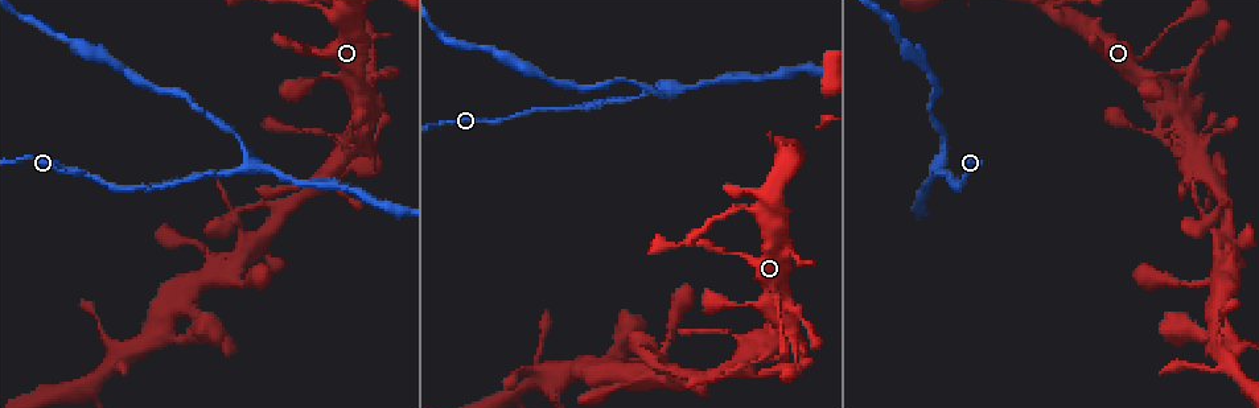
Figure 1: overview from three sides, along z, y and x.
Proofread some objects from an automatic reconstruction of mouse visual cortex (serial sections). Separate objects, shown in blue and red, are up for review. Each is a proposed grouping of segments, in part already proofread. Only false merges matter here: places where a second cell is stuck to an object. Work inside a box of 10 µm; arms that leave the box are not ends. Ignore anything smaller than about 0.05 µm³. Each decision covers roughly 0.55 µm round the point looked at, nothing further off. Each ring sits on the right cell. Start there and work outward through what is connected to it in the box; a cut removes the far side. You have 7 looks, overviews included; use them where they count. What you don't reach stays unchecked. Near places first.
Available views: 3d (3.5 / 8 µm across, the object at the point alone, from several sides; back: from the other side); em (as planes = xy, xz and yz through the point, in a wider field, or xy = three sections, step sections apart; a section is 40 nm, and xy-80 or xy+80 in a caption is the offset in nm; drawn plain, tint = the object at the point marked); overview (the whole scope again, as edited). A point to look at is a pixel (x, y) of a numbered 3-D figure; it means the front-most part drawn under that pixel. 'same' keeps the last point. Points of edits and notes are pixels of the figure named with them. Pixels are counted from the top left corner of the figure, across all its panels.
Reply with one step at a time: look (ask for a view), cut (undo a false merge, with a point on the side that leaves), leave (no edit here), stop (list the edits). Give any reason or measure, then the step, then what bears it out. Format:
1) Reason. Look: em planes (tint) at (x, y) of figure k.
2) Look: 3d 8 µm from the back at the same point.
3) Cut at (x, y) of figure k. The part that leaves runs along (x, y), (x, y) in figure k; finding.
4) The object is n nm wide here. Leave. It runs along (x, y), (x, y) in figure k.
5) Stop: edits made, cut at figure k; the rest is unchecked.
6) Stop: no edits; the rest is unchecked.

A fork. Look: 3d 3.5 µm at (669, 88) of figure 1.

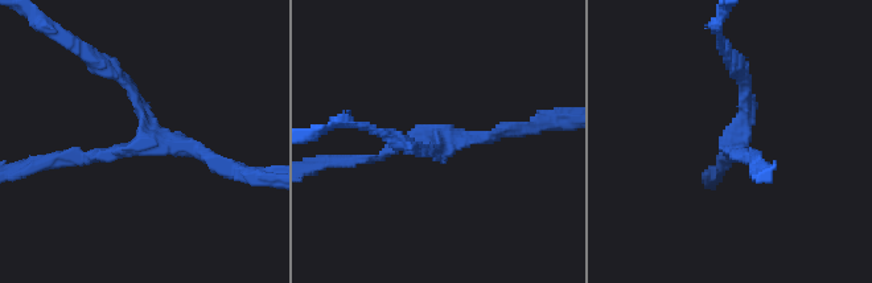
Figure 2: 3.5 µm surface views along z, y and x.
3 arms meet here; the arms are 150, 150, 150 nm wide; now the EM. Look: em xy step 5 (plain) at (737, 139) of figure 2.

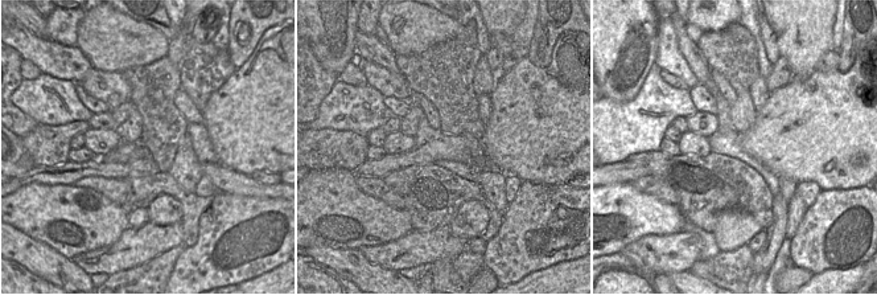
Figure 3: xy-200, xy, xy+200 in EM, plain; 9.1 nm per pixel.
Look: em xy step 5 (tint) at the same point.

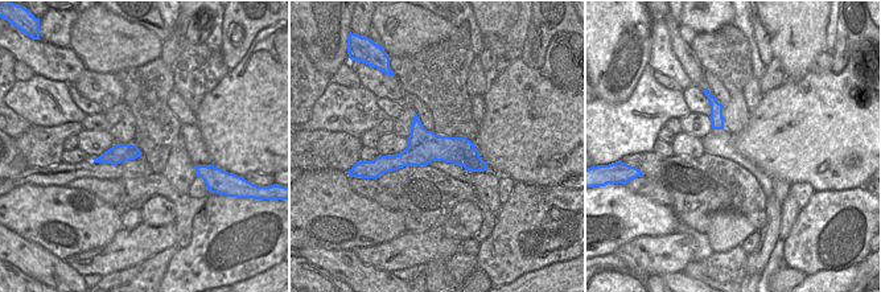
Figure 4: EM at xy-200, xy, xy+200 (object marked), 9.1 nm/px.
The object is 320 nm wide here. Leave. It runs along (69, 155), (145, 139), (130, 86), (108, 70) in figure 2; continuous, no second cell.

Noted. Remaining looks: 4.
Sharp bend. Look: 3d 8 µm at (354, 131) of figure 1.

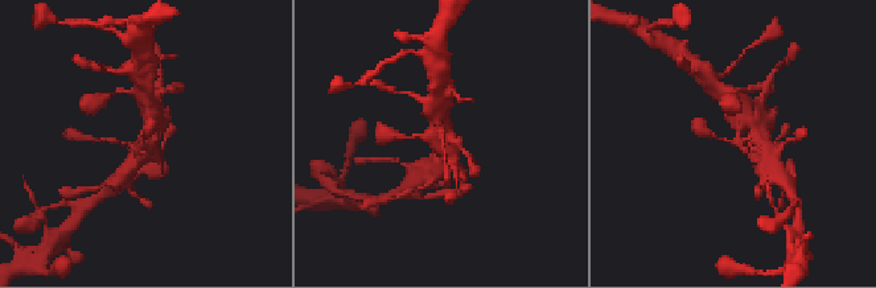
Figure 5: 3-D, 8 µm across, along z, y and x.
Look: 3d 3.5 µm at the same point.

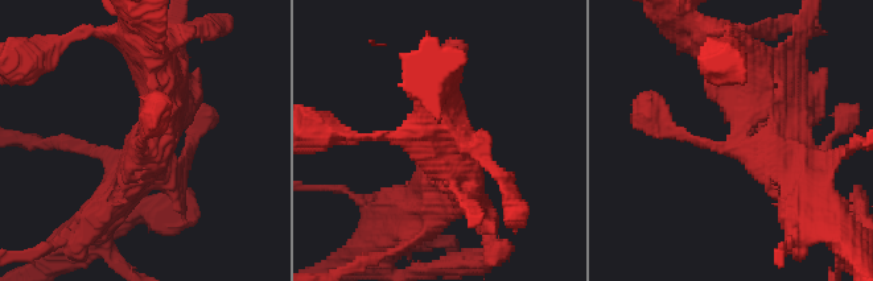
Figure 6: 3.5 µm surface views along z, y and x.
Look: em xy step 2 (tint) at (144, 150) of figure 6.

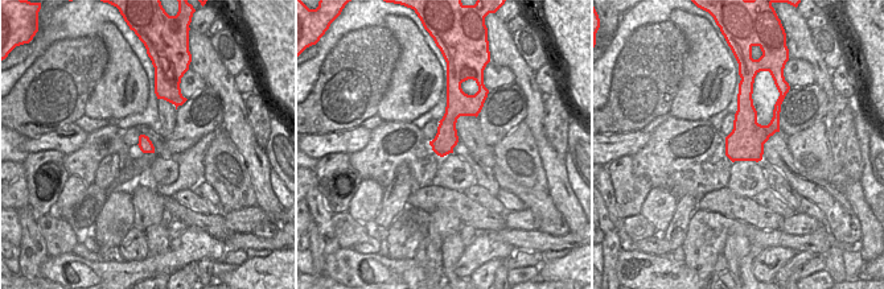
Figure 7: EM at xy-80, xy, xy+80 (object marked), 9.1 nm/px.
Leave. It runs along (453, 132), (457, 52) in figure 6; all the same cell.

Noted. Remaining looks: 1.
Stop: no edits; the rest is unchecked.

